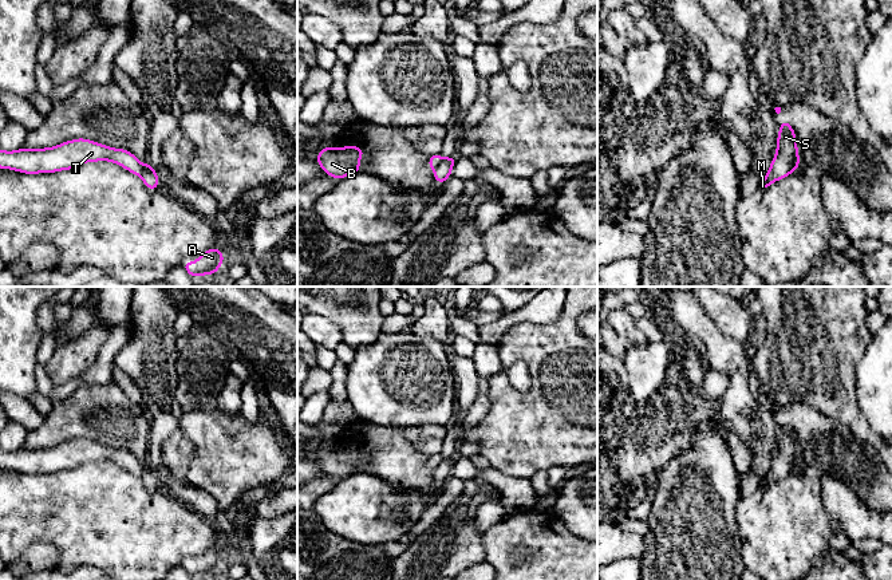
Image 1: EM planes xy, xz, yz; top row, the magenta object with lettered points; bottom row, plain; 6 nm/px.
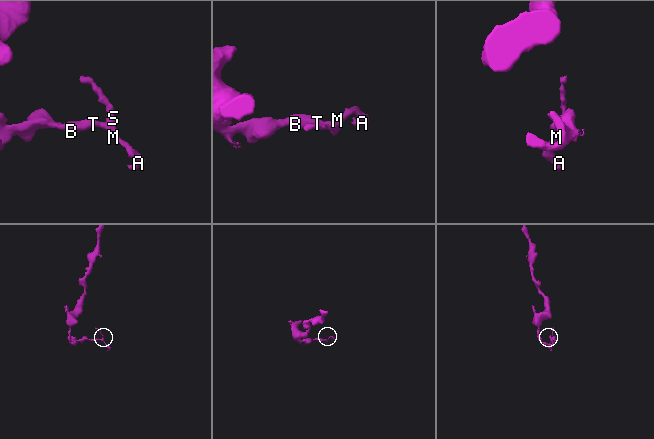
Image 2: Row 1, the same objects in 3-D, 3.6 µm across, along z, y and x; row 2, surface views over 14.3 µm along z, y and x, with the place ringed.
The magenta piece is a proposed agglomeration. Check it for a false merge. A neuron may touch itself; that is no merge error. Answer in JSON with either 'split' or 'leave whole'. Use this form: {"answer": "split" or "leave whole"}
{"answer": "leave whole"}

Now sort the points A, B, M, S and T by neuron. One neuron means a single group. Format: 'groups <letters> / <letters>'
groups A B M S T

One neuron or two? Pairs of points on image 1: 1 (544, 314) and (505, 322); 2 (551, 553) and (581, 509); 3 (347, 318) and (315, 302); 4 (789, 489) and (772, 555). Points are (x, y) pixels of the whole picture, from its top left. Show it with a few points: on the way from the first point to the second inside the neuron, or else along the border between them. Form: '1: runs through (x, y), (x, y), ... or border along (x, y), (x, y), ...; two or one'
1: runs through (535, 314), (514, 316); one
2: border along (553, 509), (563, 523), (583, 540); two
3: runs through (339, 310), (330, 302), (323, 302); one
4: runs through (789, 505), (789, 520), (780, 539); one

